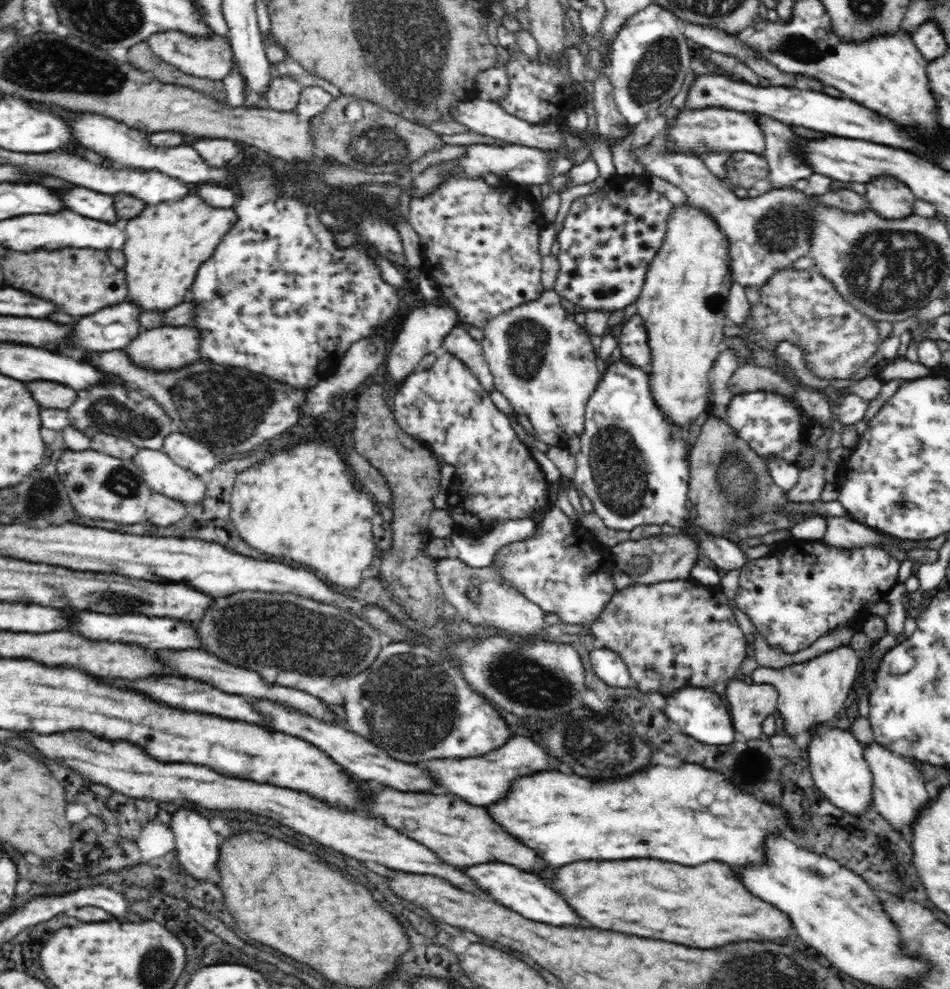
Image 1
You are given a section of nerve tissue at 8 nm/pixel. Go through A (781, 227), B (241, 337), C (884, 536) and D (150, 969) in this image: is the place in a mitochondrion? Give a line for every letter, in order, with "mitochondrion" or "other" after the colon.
A: mitochondrion
B: other
C: other
D: mitochondrion

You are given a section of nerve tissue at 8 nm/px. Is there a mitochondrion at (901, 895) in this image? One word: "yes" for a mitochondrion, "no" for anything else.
no

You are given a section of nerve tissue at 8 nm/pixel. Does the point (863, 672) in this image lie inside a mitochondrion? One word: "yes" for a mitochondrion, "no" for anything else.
no

